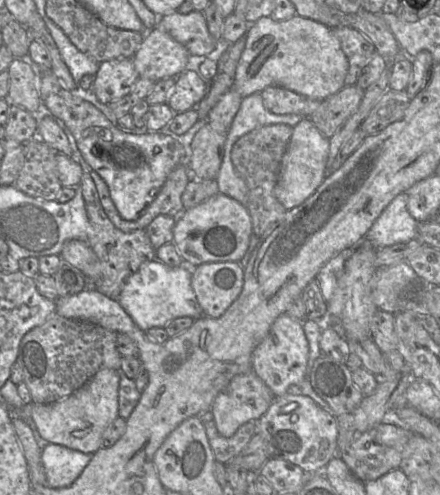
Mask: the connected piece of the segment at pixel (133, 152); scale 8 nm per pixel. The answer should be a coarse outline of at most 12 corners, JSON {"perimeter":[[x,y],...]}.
{"perimeter":[[35,67],[42,105],[70,130],[121,218],[137,220],[185,146],[128,133]]}

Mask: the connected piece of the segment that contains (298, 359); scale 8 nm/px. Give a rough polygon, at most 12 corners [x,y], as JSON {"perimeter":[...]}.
{"perimeter":[[284,313],[254,349],[252,370],[280,397],[306,379],[302,322]]}

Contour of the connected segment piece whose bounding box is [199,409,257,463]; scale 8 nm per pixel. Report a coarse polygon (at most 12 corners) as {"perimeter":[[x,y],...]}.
{"perimeter":[[211,409],[199,417],[215,459],[227,463],[257,432],[257,421],[227,438],[218,432]]}

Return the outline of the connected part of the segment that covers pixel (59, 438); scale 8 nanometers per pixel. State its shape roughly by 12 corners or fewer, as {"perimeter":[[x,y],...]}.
{"perimeter":[[118,370],[31,402],[45,443],[94,454],[119,416]]}

